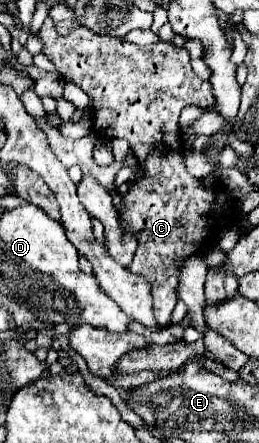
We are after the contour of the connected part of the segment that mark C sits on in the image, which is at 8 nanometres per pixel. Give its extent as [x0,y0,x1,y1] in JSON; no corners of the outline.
[40,16,232,326]

